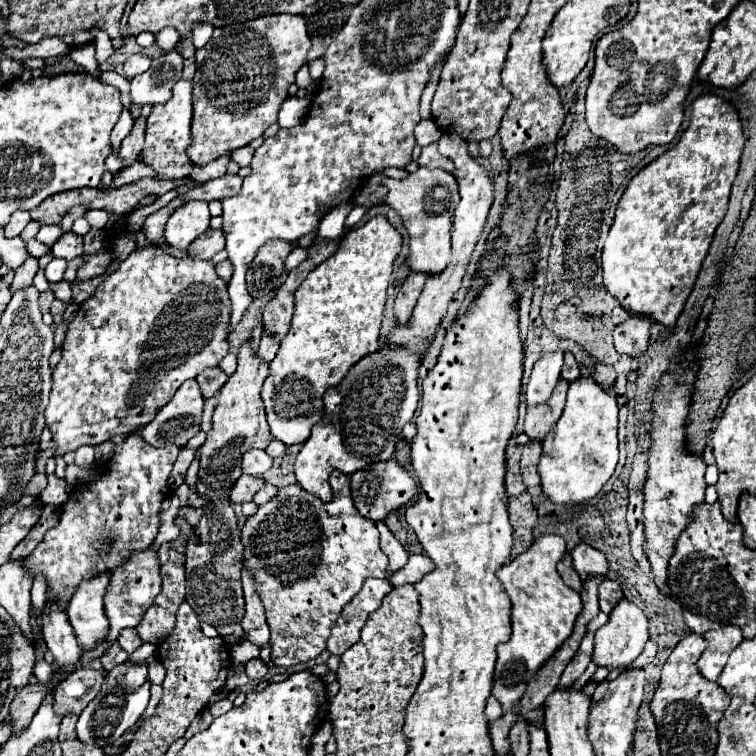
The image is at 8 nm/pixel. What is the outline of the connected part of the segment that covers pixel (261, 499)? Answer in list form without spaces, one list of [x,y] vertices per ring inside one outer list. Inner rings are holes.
[[[265,484],[265,488],[261,488],[261,490],[255,494],[253,502],[255,502],[257,506],[261,506],[261,504],[265,504],[267,500],[273,500],[273,498],[275,498],[275,492],[277,492],[277,488],[275,488],[275,486]]]

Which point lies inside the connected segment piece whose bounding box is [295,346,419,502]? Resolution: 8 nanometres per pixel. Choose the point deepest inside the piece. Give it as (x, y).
(364, 415)

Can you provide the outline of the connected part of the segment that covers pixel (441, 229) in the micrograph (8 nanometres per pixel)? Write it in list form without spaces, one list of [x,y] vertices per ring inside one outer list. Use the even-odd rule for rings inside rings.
[[[421,166],[417,172],[409,174],[403,180],[385,178],[381,182],[387,188],[383,204],[391,206],[403,220],[403,226],[409,232],[409,258],[407,264],[415,272],[439,274],[451,260],[451,228],[453,212],[459,204],[457,180],[445,170],[429,170]]]

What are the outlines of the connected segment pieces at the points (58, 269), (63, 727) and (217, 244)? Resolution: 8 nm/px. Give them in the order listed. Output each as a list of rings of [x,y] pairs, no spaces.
[[[53,258],[53,260],[47,264],[47,268],[45,268],[47,280],[49,280],[49,282],[61,282],[65,268],[67,268],[67,262],[65,262],[65,260]]]
[[[67,714],[65,718],[63,718],[63,722],[60,724],[58,740],[70,740],[75,739],[77,737],[76,734],[76,724],[78,721],[78,716],[75,714]]]
[[[209,228],[195,242],[191,242],[189,256],[197,256],[197,258],[203,258],[203,260],[211,260],[223,248],[225,248],[225,236],[223,236],[223,232]]]

